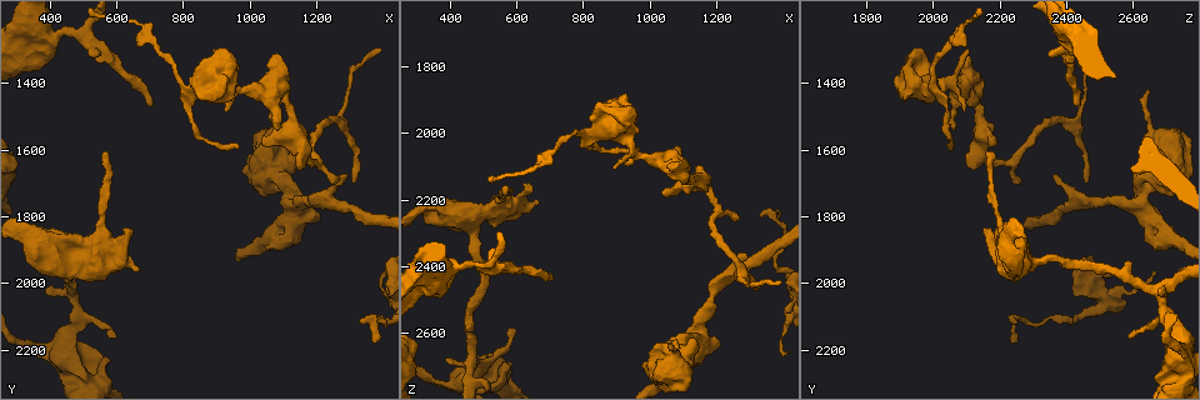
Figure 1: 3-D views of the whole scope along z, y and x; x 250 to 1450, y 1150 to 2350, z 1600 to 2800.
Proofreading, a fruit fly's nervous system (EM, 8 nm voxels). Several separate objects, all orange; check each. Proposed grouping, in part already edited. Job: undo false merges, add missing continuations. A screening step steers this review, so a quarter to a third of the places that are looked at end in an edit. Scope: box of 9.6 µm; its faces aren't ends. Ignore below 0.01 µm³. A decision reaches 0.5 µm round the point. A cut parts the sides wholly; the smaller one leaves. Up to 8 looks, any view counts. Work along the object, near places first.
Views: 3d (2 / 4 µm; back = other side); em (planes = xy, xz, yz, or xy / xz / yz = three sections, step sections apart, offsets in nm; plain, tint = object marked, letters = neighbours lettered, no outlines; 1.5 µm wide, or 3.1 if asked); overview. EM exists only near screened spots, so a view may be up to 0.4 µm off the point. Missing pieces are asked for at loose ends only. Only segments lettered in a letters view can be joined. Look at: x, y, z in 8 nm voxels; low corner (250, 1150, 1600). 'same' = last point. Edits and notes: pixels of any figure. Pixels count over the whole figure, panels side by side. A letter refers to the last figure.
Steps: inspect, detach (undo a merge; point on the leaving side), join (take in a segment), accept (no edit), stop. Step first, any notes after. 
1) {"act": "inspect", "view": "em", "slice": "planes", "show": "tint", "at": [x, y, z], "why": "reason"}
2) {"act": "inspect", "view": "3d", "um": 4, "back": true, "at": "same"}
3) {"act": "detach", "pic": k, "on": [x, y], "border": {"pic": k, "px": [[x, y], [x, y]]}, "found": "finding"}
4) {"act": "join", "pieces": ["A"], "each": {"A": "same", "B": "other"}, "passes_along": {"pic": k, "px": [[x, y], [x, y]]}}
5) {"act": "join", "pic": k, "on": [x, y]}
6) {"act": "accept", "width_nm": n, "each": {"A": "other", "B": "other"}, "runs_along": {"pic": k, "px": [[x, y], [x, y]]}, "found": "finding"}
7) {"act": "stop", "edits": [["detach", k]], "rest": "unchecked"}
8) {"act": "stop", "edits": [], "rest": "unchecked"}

{"act": "inspect", "view": "3d", "um": 4, "at": [1400, 1310, 2440], "why": "free end"}

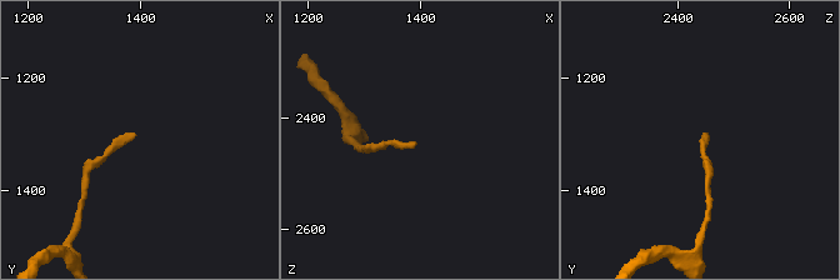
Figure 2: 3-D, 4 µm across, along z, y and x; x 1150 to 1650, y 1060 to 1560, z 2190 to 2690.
{"act": "inspect", "view": "em", "slice": "xy", "step": 8, "show": "plain", "at": [1395, 1300, 2445]}

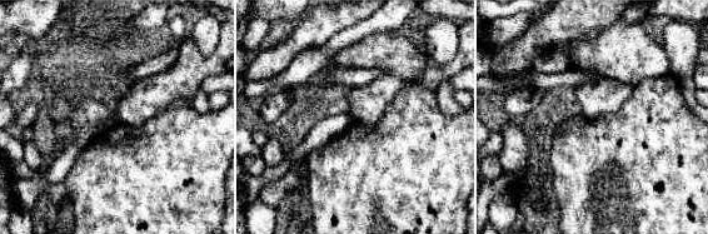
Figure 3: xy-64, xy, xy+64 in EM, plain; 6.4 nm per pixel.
{"act": "inspect", "view": "em", "slice": "xy", "step": 8, "show": "letters", "at": "same"}

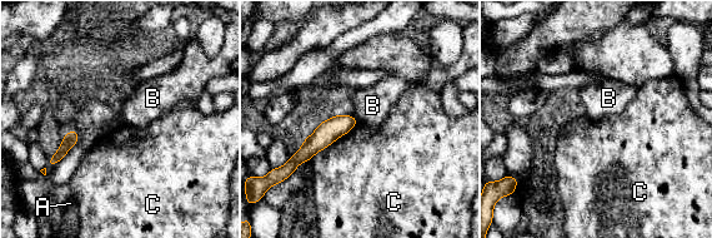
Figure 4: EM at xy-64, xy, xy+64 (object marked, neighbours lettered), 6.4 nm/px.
{"act": "accept", "each": {"A": "other", "B": "other", "C": "other"}, "border": {"pic": 4, "px": [[352, 115], [359, 120]]}, "found": "no lettered segment goes on from it"}

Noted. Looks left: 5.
{"act": "inspect", "view": "3d", "um": 4, "at": [710, 1460, 2440], "why": "branch stops here"}

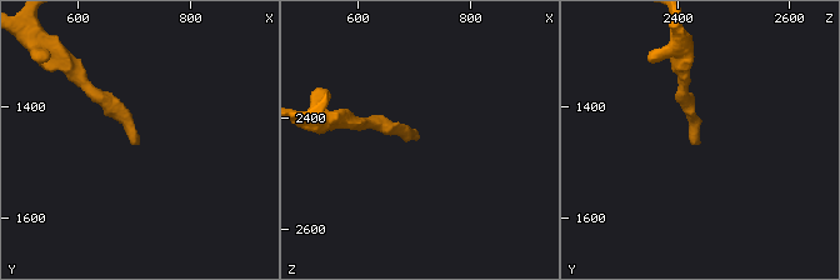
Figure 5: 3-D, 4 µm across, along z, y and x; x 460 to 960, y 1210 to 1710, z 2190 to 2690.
{"act": "inspect", "view": "em", "slice": "yz", "step": 8, "show": "tint", "at": [710, 1460, 2435], "why": "need the tissue"}

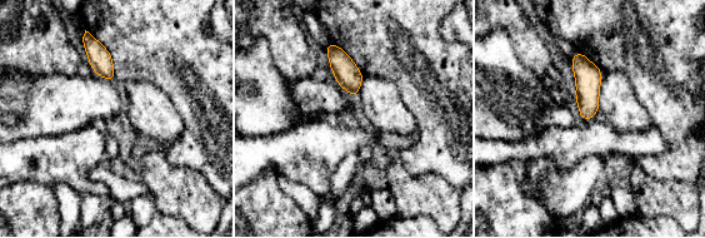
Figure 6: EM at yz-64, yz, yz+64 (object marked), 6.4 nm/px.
{"act": "inspect", "view": "em", "slice": "yz", "step": 8, "show": "letters", "at": "same", "why": "what lies round it"}

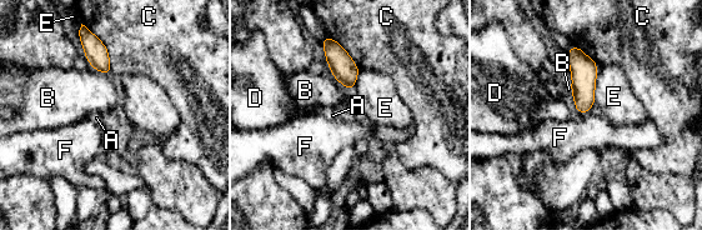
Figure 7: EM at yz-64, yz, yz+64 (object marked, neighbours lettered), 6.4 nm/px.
{"act": "accept", "each": {"A": "other", "B": "other", "C": "other", "D": "other", "E": "other", "F": "other"}, "border": {"pic": 7, "px": [[597, 63], [593, 103]]}, "found": "no lettered segment goes on from it"}

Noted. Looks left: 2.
{"act": "inspect", "view": "em", "slice": "xy", "step": 8, "show": "tint", "at": [1320, 1690, 2460]}

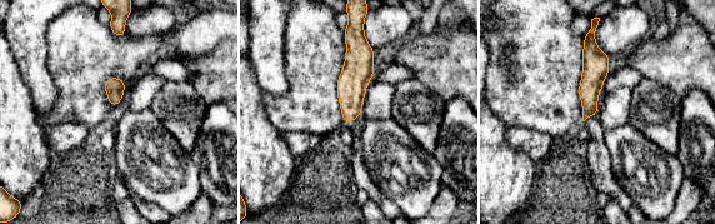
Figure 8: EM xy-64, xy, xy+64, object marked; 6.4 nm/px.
{"act": "inspect", "view": "em", "slice": "planes", "show": "letters", "at": "same", "why": "cut it another way"}

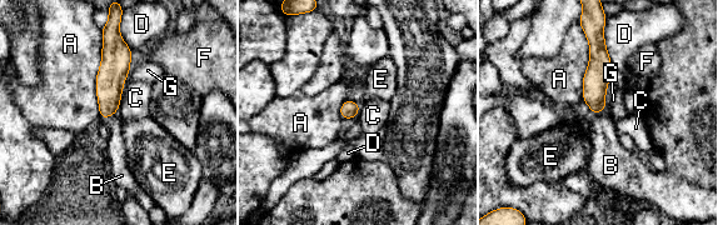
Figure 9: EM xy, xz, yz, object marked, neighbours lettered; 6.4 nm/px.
{"act": "join", "pieces": ["B"], "width_nm": 110, "each": {"A": "other", "B": "same", "C": "other", "D": "other", "E": "other", "F": "other", "G": "other"}, "passes_along": {"pic": 9, "px": [[110, 78], [109, 116], [116, 150]]}, "found": "the cell continues"}

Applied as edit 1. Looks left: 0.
{"act": "stop", "edits": [["join", 9]], "rest": "unchecked"}

